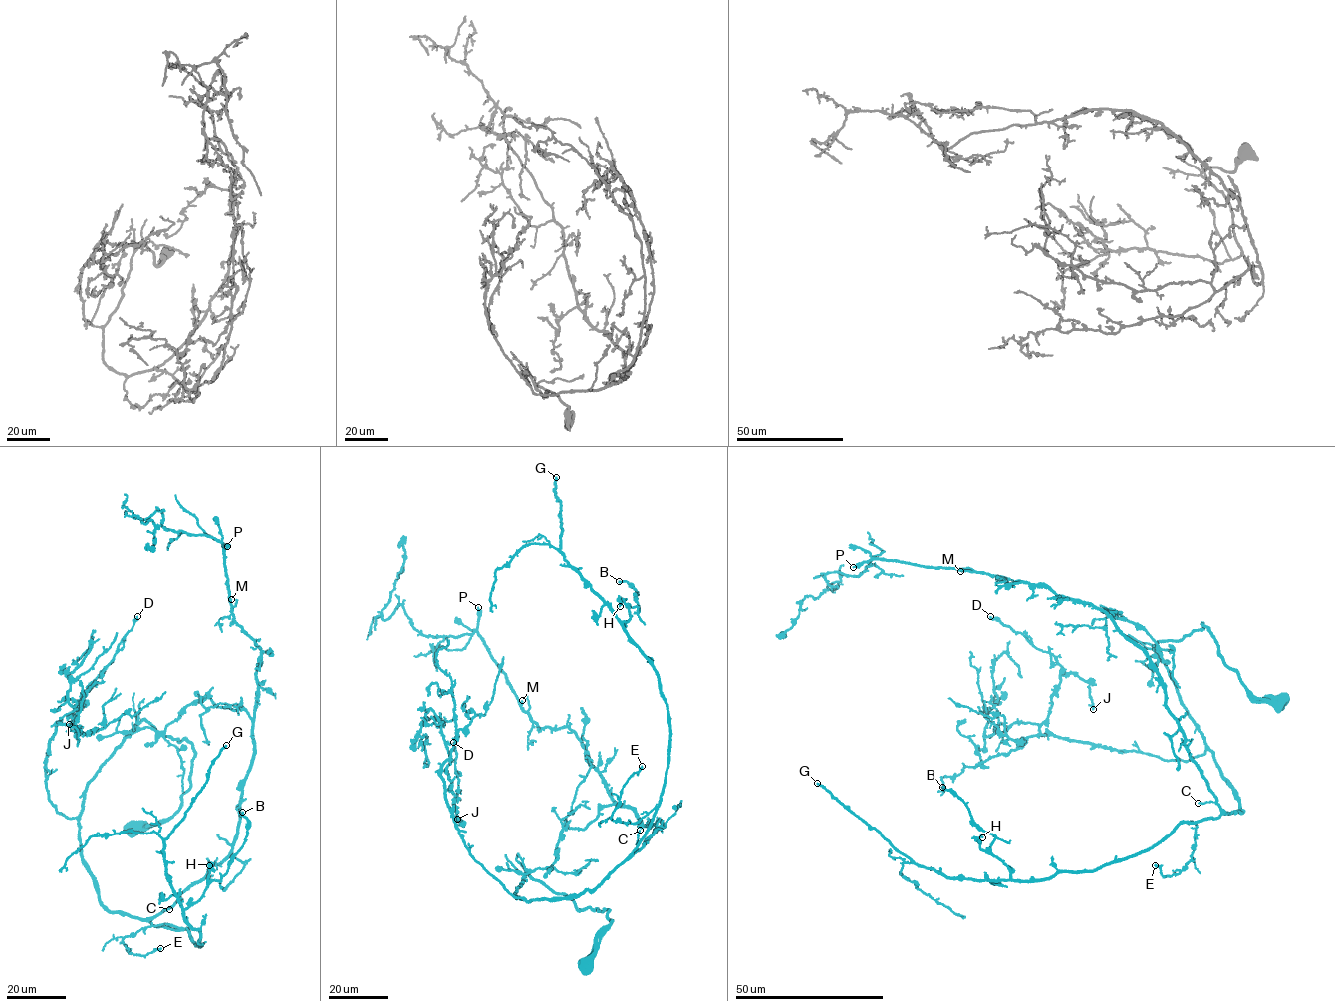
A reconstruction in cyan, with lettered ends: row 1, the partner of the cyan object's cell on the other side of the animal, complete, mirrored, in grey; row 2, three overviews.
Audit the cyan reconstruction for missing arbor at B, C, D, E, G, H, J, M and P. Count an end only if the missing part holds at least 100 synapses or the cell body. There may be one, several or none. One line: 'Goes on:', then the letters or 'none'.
Goes on: G, P

